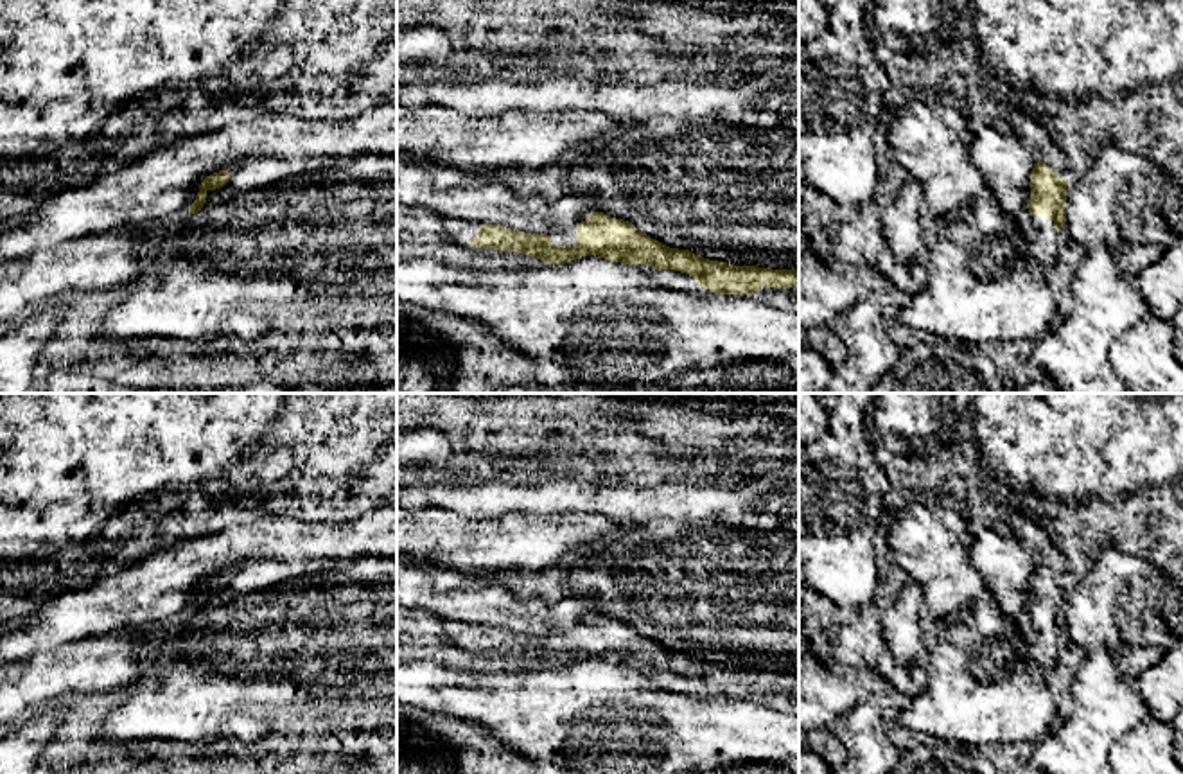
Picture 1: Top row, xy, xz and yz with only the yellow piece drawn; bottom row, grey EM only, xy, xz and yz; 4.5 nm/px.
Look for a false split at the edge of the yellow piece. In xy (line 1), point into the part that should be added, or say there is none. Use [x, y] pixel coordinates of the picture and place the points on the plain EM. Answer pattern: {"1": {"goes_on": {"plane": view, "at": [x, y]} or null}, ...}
{"1": {"goes_on": {"plane": "xy", "at": [171, 629]}}}

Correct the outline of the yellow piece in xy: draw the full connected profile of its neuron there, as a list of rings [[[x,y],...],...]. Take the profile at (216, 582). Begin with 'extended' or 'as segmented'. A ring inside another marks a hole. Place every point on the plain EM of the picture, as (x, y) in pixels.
extended | [[[219,573],[219,575],[206,578],[199,587],[199,594],[196,598],[196,603],[187,612],[180,612],[176,616],[162,621],[156,627],[158,638],[162,639],[162,643],[172,643],[180,636],[183,636],[194,625],[194,618],[206,605],[206,594],[219,591],[219,589],[226,587],[228,584],[230,584],[228,573]]]

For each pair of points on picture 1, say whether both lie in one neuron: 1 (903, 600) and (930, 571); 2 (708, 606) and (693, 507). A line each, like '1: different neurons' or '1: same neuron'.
1: different neurons
2: different neurons

